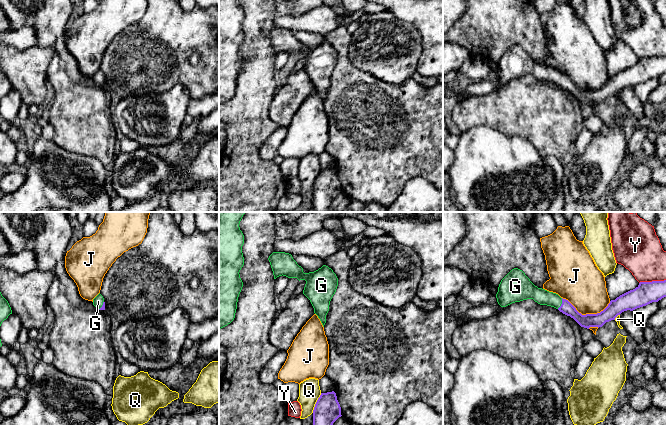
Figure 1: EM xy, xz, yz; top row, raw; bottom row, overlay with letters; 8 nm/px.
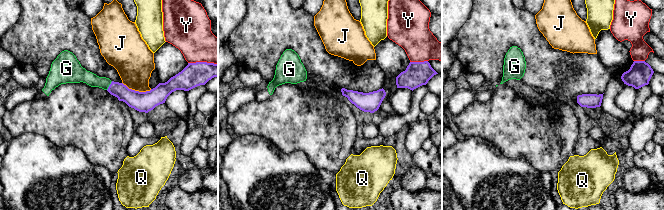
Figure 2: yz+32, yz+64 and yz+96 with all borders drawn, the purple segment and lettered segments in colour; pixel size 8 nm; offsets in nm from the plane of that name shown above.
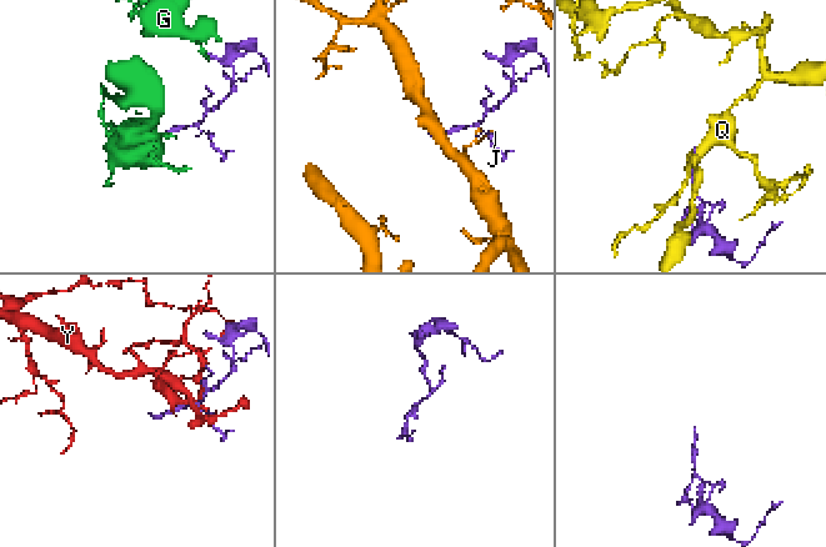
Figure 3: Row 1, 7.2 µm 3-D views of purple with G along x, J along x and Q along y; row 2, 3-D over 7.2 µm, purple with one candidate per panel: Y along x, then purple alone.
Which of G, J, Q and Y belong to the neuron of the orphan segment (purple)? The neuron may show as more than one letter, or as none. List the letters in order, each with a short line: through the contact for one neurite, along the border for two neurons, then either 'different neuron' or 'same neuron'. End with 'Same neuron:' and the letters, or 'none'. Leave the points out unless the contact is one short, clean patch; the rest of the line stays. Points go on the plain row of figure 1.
G: line yz (588, 96), (580, 95), (562, 79), (543, 73); same neuron
J: different neuron
Q: different neuron
Y: different neuron
Same neuron: G

